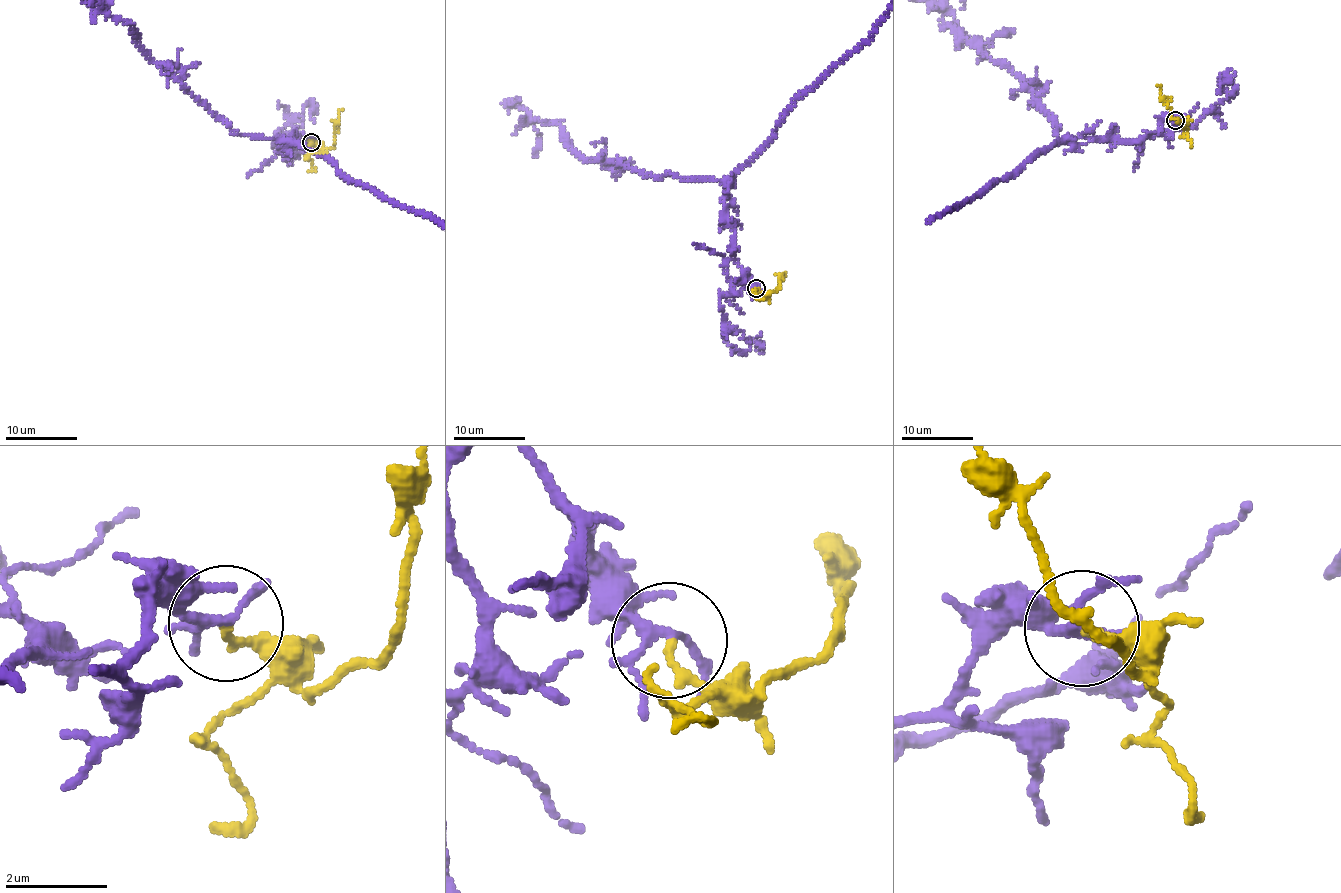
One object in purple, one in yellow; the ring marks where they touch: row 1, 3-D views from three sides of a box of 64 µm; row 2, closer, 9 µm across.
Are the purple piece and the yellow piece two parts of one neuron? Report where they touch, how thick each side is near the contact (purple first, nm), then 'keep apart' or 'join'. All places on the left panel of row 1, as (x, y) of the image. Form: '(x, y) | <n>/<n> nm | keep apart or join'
(311, 142) | 160/150 nm | keep apart

